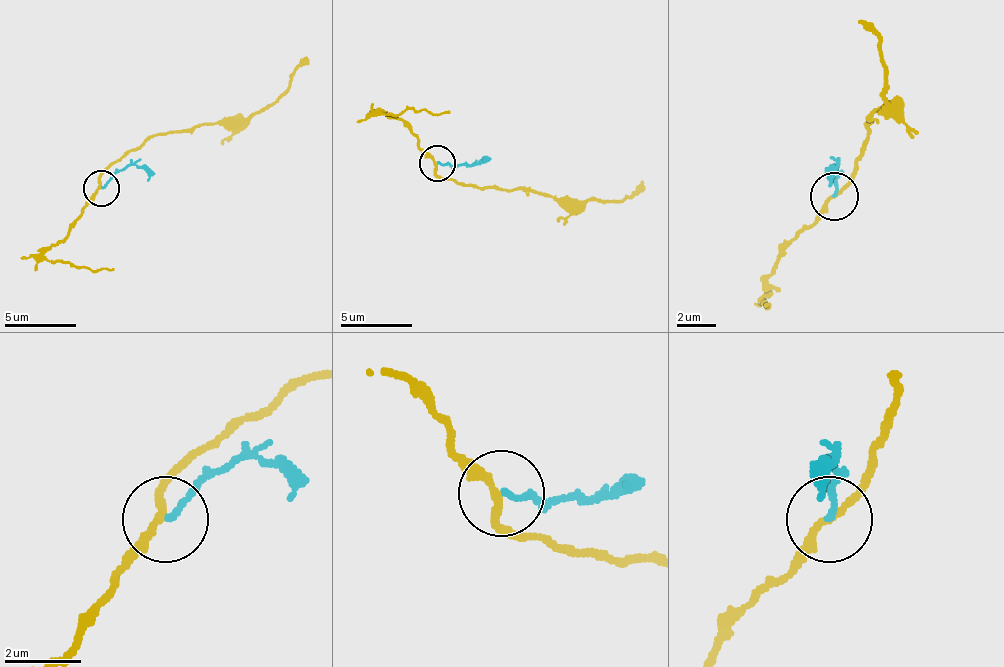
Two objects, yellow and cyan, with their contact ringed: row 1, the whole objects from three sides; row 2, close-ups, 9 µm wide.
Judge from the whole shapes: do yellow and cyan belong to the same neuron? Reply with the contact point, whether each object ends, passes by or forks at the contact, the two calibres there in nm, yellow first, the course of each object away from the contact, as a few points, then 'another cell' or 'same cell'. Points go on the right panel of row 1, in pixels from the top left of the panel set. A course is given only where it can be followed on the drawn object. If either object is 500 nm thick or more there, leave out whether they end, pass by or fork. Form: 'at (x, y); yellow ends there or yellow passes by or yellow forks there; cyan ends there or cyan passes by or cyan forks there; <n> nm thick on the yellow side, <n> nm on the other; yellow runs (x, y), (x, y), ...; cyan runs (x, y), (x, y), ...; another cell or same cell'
at (834, 196); yellow passes by; cyan ends there; 180 nm thick on the yellow side, 150 nm on the other; yellow runs (835, 197), (855, 173), (869, 125), (883, 106), (883, 63), (879, 39), (859, 19); cyan runs (835, 197), (835, 163), (826, 178); another cell

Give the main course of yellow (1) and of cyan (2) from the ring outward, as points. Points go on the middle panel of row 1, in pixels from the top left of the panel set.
1: (436, 164), (443, 178), (490, 189), (586, 199), (622, 199), (644, 181)
2: (436, 164), (468, 164), (490, 156)

